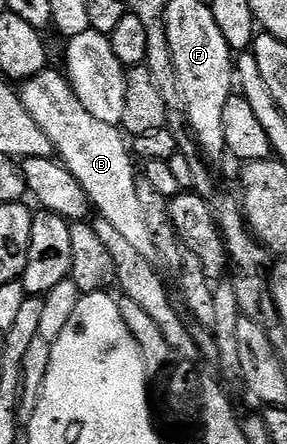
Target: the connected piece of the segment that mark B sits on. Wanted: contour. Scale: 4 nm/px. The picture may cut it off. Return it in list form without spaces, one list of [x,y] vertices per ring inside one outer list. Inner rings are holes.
[[[45,69],[19,84],[20,103],[38,129],[50,139],[55,158],[76,178],[78,185],[82,185],[89,204],[95,210],[97,207],[98,215],[118,229],[120,236],[134,245],[142,257],[152,261],[154,250],[146,231],[145,204],[136,196],[138,167],[135,167],[137,164],[121,128],[106,125],[98,121],[98,117],[90,117],[90,113],[82,109],[82,101],[78,101],[72,92],[67,78],[59,70],[52,70]]]

